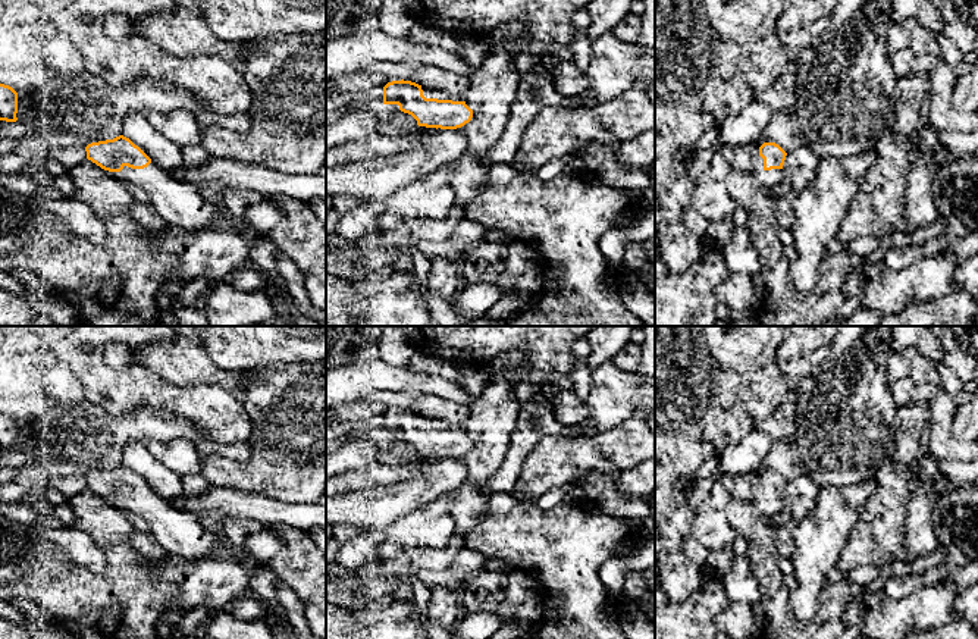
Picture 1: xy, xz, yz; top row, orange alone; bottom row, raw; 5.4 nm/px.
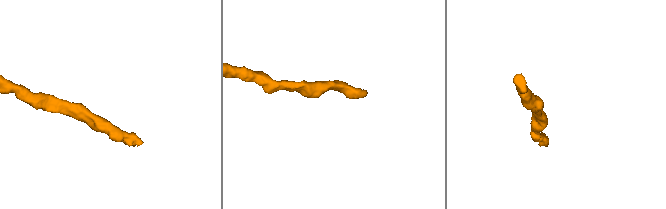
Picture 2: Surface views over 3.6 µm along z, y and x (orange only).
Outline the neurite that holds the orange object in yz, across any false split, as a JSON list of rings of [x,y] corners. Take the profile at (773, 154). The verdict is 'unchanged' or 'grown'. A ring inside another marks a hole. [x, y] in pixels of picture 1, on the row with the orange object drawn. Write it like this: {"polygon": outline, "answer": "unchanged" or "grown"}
{"polygon": [[[764,142],[753,151],[753,175],[771,189],[784,181],[783,165],[787,153],[775,142]]], "answer": "grown"}

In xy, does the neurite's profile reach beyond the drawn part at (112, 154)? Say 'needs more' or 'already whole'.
needs more

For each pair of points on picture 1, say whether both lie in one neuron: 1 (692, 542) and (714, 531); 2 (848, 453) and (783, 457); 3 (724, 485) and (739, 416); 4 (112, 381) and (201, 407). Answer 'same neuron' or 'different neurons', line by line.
1: different neurons
2: same neuron
3: different neurons
4: same neuron

